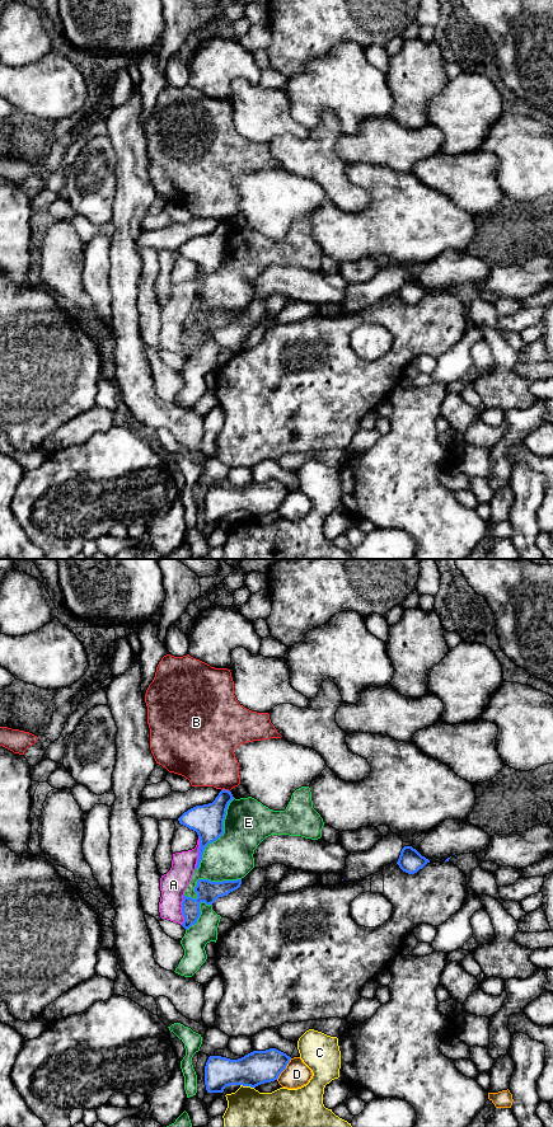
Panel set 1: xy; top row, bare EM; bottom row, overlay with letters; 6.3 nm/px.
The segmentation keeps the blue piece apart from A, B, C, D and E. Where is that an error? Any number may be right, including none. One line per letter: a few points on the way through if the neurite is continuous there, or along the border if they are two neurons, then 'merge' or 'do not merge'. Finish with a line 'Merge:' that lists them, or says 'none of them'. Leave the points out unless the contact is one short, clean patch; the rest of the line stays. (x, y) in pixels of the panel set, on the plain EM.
A: do not merge
B: border along xy (221, 220), (229, 222); do not merge
C: do not merge
D: do not merge
E: do not merge
Merge: none of them

